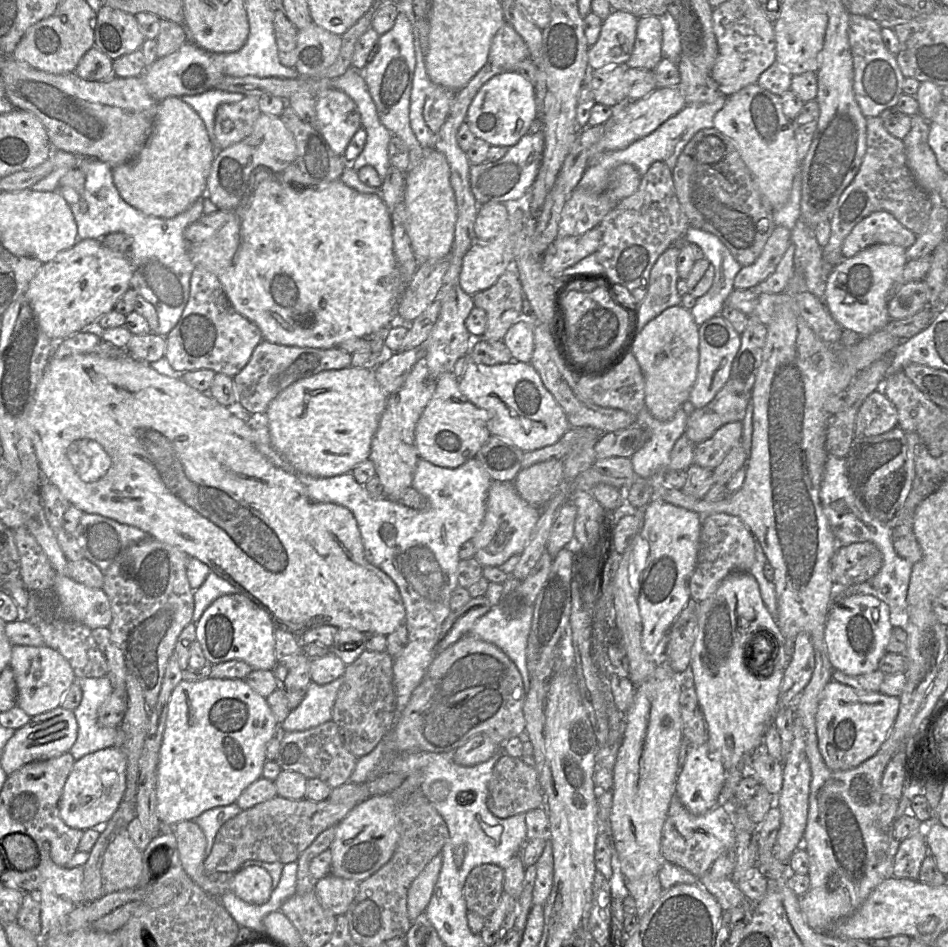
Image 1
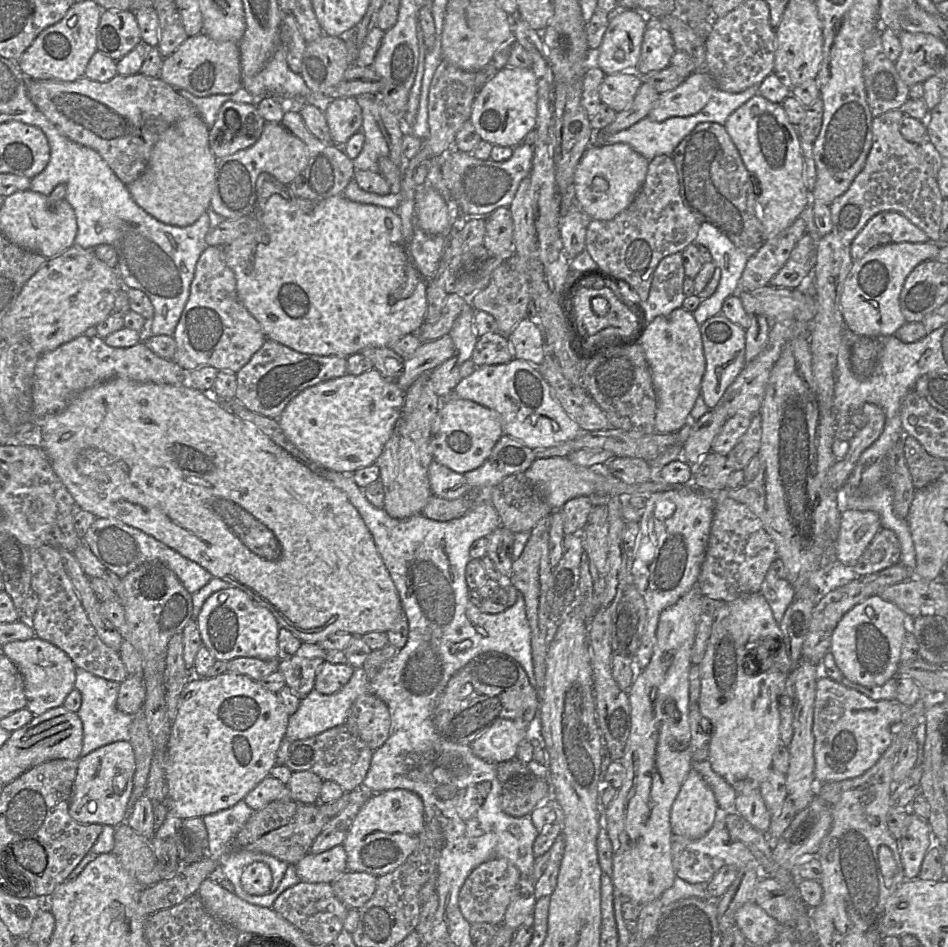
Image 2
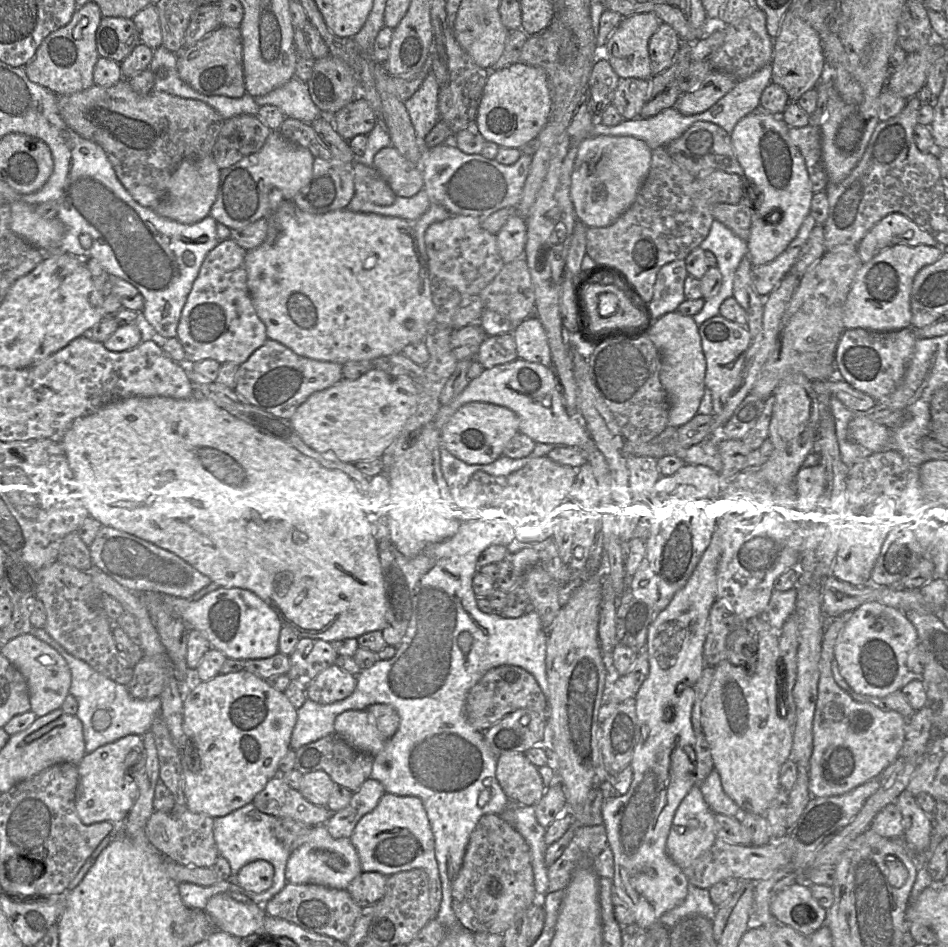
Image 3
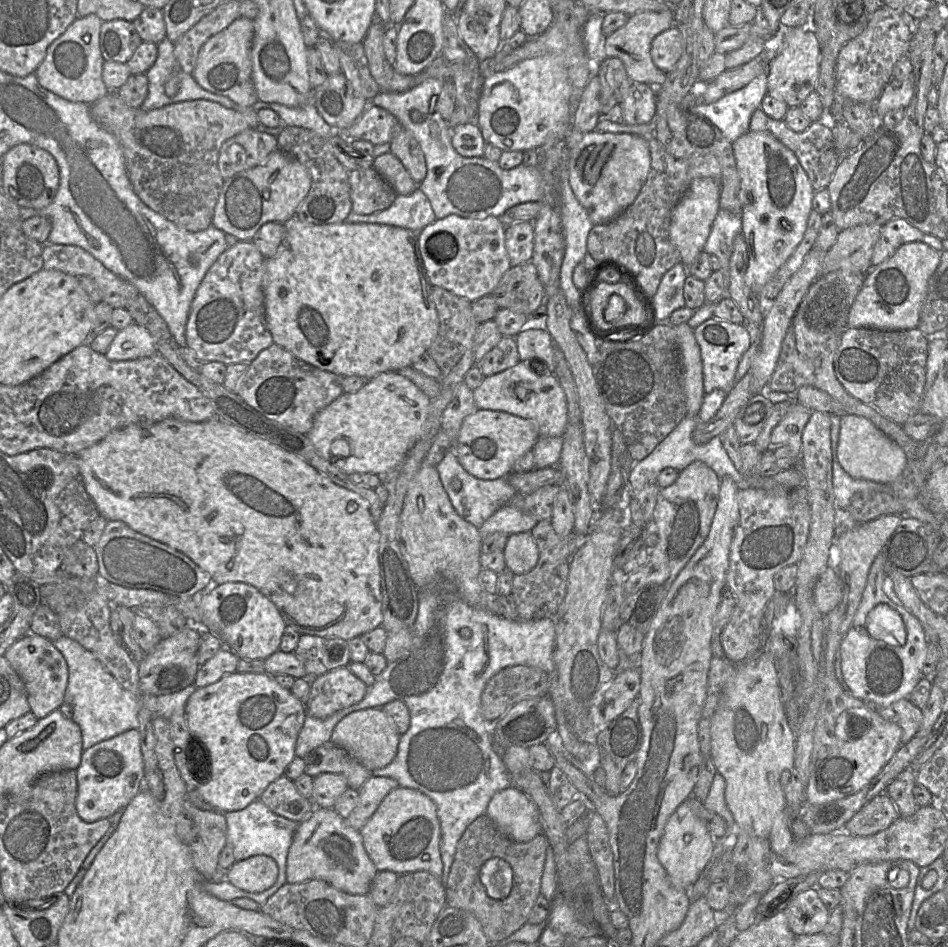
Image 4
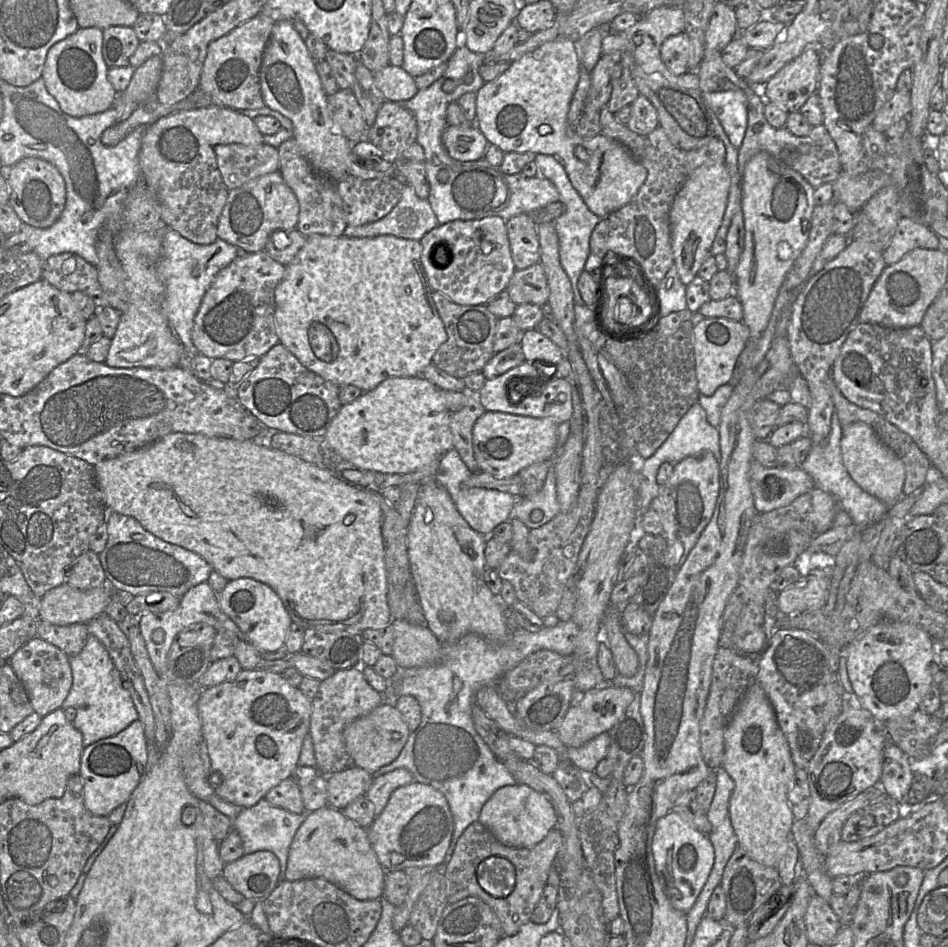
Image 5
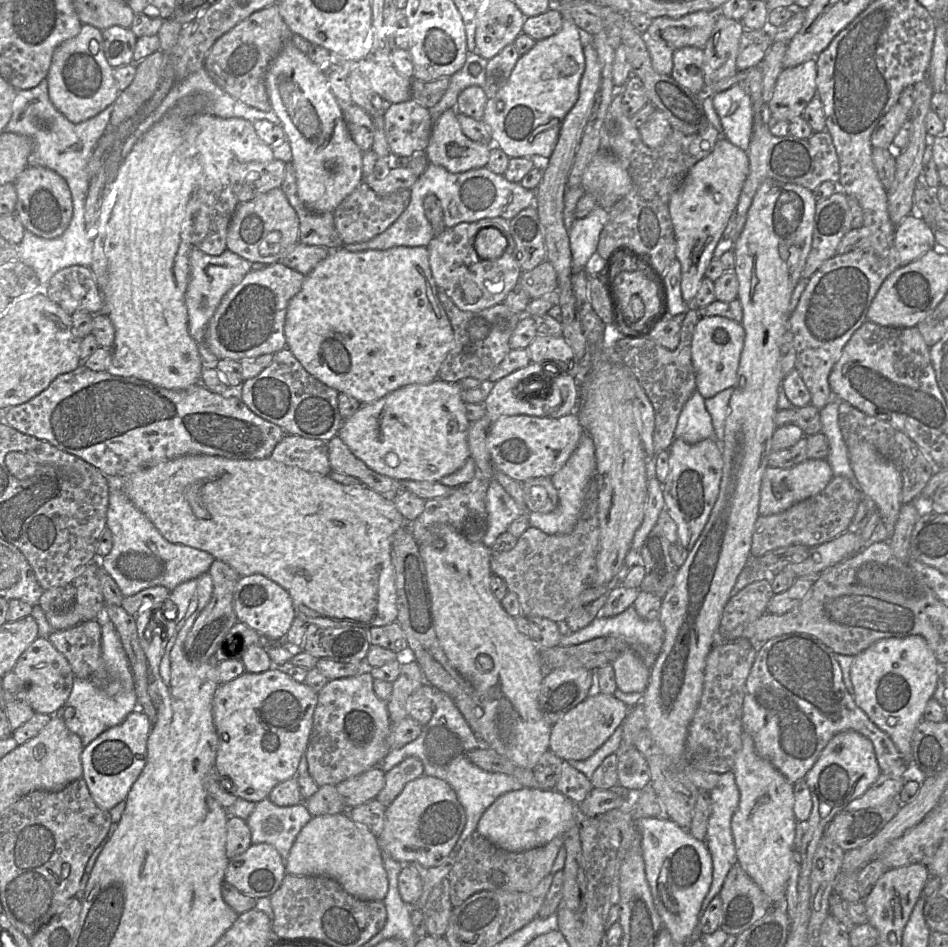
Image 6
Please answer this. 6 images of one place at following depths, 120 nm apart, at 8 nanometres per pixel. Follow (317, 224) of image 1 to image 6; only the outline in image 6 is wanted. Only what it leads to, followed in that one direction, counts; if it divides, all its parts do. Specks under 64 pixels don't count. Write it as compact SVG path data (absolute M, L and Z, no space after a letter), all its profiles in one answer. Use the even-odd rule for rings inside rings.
M396 246L386 250L347 251L340 247L330 250L328 256L305 276L301 290L290 300L284 333L288 348L302 366L327 386L357 399L361 404L374 402L388 393L409 384L429 384L438 378L440 366L454 345L454 331L438 298L438 286L433 278L429 252L425 246Z

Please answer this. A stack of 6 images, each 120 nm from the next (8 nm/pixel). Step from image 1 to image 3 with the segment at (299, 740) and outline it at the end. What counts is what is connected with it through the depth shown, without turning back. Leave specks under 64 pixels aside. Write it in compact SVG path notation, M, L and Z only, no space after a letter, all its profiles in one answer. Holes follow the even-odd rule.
M335 733L306 744L295 751L294 769L302 775L324 771L334 783L355 792L361 784L370 778L373 767L372 755L360 751Z

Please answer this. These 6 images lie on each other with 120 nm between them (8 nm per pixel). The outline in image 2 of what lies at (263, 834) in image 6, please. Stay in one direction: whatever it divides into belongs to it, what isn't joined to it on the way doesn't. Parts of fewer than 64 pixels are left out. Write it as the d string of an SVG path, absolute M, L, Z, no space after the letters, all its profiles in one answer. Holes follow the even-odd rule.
M242 800L228 809L218 811L202 818L208 834L208 849L205 857L211 857L219 862L219 865L225 872L226 878L233 884L234 892L236 892L235 894L237 896L239 896L239 887L244 889L241 882L242 873L251 863L260 861L266 863L270 867L273 882L268 893L275 892L289 865L288 863L265 853L252 852L237 848L236 836L253 812L254 811L244 802L244 800Z

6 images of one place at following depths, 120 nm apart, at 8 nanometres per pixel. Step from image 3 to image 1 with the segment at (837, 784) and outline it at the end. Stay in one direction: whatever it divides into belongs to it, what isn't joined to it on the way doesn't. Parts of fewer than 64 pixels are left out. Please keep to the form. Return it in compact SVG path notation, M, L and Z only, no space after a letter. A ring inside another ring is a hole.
M834 680L830 681L822 692L815 717L818 747L827 767L834 771L849 770L874 756L897 717L899 705L899 697L861 691Z

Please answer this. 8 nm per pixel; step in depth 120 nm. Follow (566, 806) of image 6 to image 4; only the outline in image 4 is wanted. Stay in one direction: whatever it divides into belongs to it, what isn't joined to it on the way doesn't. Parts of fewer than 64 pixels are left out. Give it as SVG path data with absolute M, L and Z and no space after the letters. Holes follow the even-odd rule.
M515 786L496 792L485 814L502 833L516 842L528 842L543 833L537 806Z

